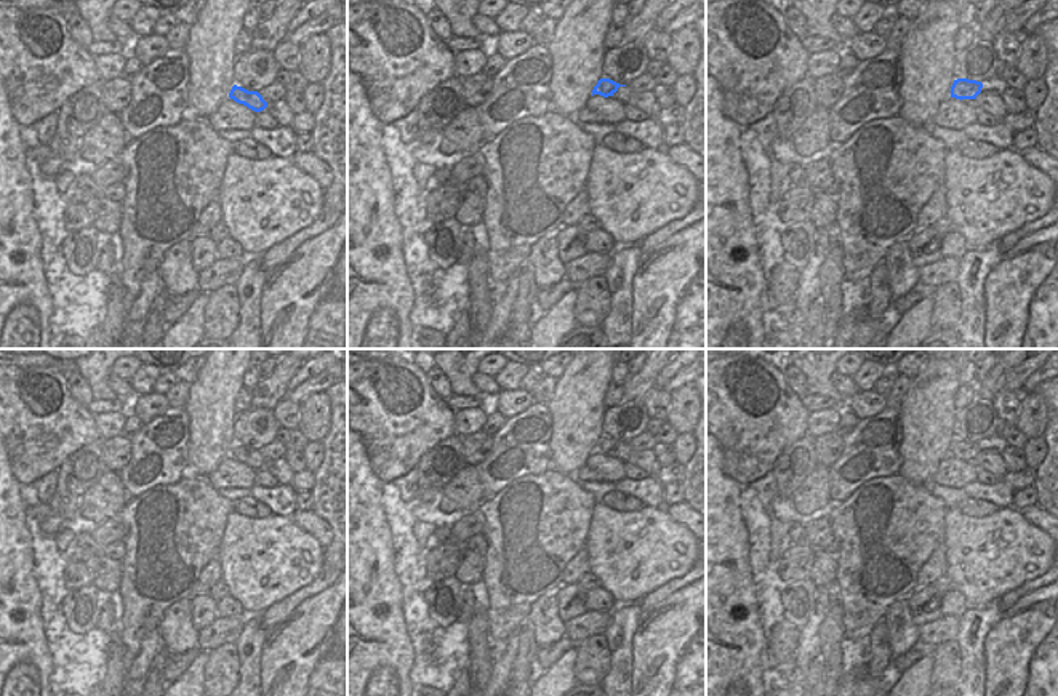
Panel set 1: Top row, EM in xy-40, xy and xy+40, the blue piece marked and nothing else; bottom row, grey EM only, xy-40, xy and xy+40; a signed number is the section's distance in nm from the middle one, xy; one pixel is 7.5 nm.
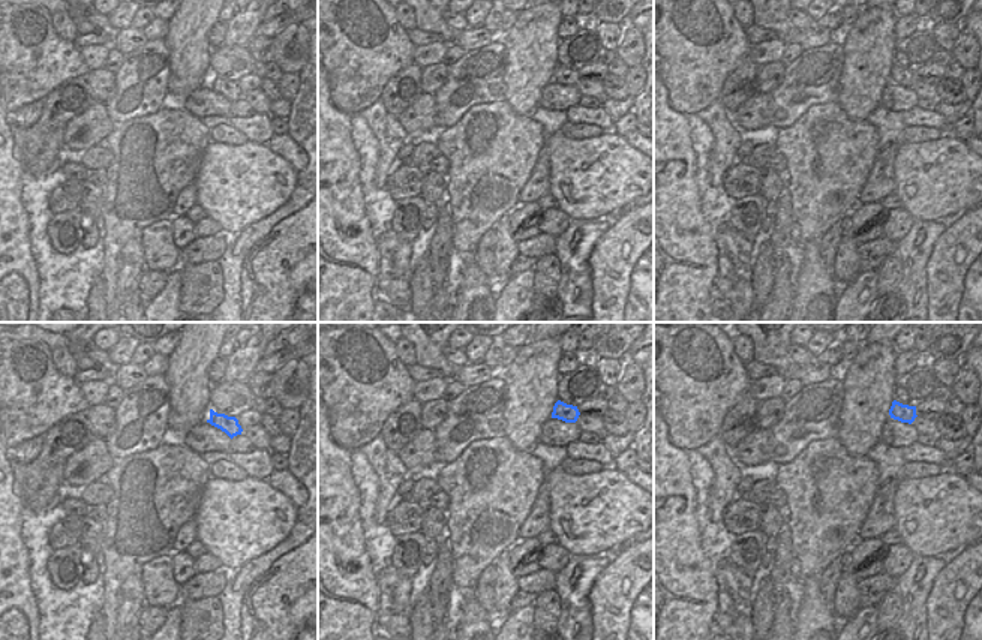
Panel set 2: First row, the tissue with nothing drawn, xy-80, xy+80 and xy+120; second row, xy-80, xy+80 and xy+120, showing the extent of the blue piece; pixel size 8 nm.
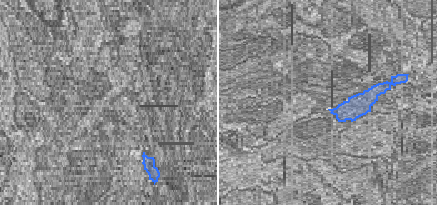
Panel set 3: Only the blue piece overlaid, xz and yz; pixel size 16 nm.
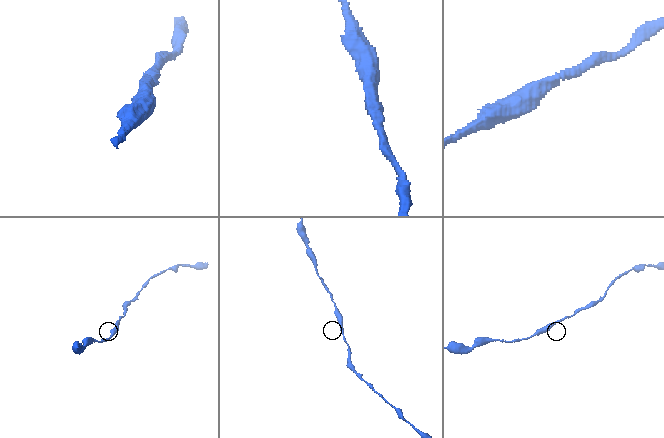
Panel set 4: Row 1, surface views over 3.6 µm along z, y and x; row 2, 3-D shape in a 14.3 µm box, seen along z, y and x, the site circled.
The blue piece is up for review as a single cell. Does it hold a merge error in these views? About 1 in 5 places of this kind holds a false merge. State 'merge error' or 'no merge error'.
no merge error

